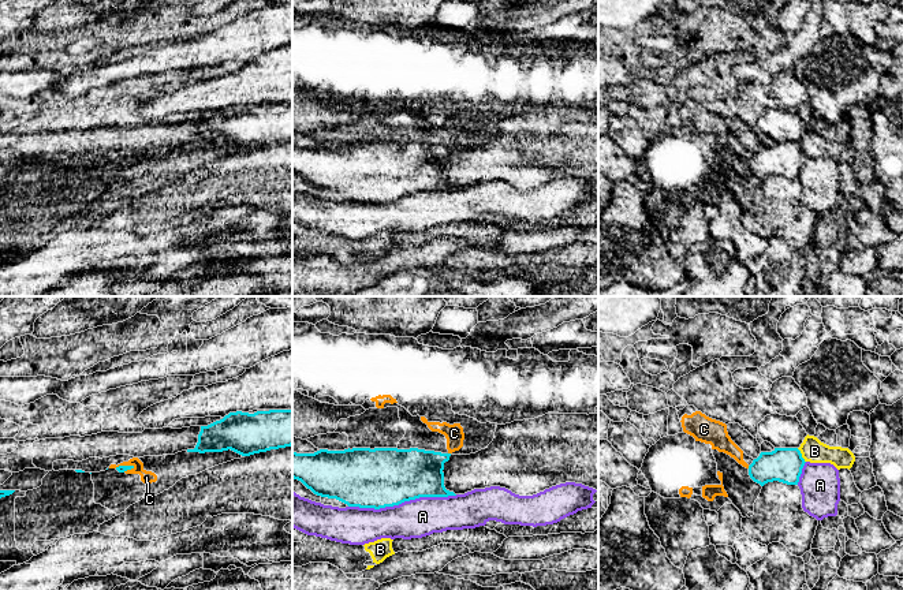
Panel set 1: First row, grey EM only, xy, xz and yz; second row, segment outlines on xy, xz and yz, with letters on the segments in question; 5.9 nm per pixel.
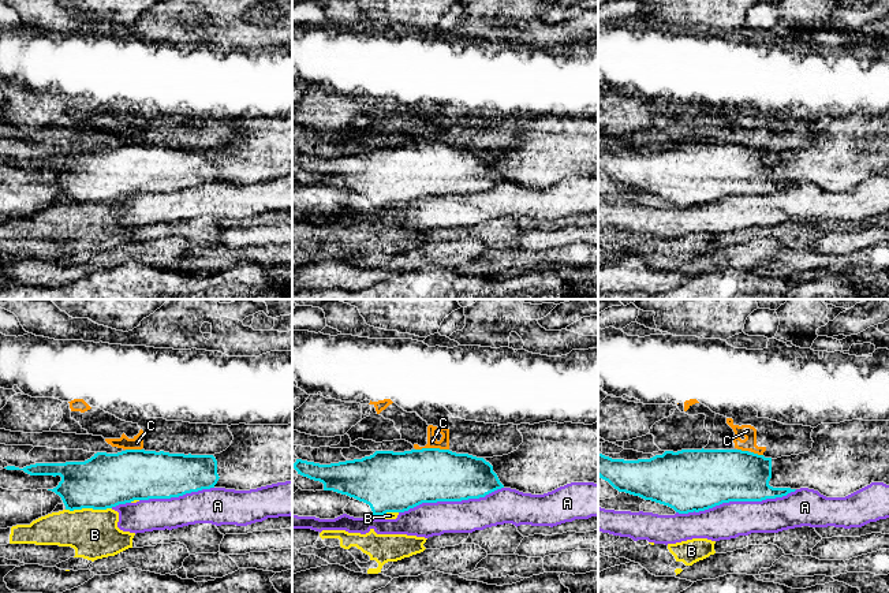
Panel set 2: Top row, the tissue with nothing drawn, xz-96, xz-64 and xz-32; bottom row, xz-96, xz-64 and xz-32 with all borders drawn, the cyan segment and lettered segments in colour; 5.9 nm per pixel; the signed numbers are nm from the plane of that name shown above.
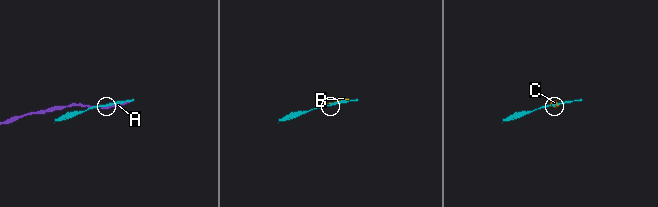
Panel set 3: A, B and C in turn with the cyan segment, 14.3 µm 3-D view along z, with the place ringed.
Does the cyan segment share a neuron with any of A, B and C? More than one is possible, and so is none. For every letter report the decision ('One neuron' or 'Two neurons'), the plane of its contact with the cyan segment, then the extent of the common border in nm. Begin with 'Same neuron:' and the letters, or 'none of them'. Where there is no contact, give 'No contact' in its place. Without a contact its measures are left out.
Same neuron: none of them
A: Two neurons. Touches cyan in xz. Shared border 650 nm
B: Two neurons. Touches cyan in yz. Shared border 100 nm
C: Two neurons. Touches cyan in xy. Shared border 120 nm

